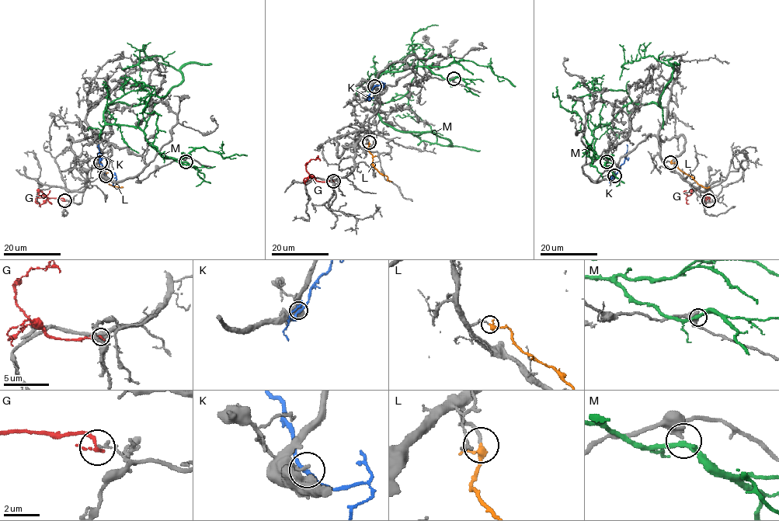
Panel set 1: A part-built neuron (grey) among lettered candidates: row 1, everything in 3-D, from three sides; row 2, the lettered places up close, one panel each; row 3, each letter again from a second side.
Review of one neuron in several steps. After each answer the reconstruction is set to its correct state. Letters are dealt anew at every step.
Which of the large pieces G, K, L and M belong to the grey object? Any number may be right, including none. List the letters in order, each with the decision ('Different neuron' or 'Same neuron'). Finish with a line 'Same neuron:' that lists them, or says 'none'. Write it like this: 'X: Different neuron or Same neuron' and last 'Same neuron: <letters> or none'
G: Different neuron
K: Different neuron
L: Same neuron
M: Different neuron
Same neuron: L

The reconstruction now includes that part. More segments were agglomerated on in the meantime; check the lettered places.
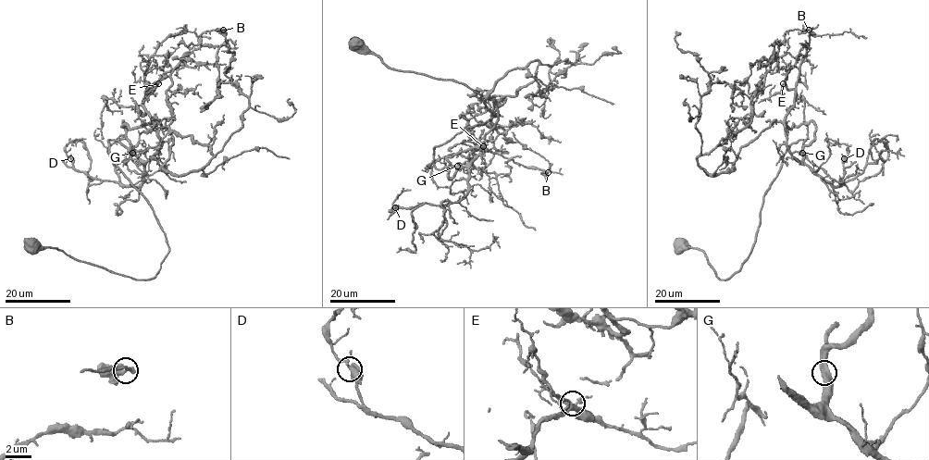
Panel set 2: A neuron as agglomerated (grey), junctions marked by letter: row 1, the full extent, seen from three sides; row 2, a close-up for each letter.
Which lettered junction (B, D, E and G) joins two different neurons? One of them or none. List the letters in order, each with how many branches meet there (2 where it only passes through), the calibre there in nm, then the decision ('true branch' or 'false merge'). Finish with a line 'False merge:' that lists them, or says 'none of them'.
B: 2 | 360 nm | true branch
D: 4 | 400 nm | true branch
E: 3 | 280 nm | true branch
G: 2 | 600 nm | true branch
False merge: none of them

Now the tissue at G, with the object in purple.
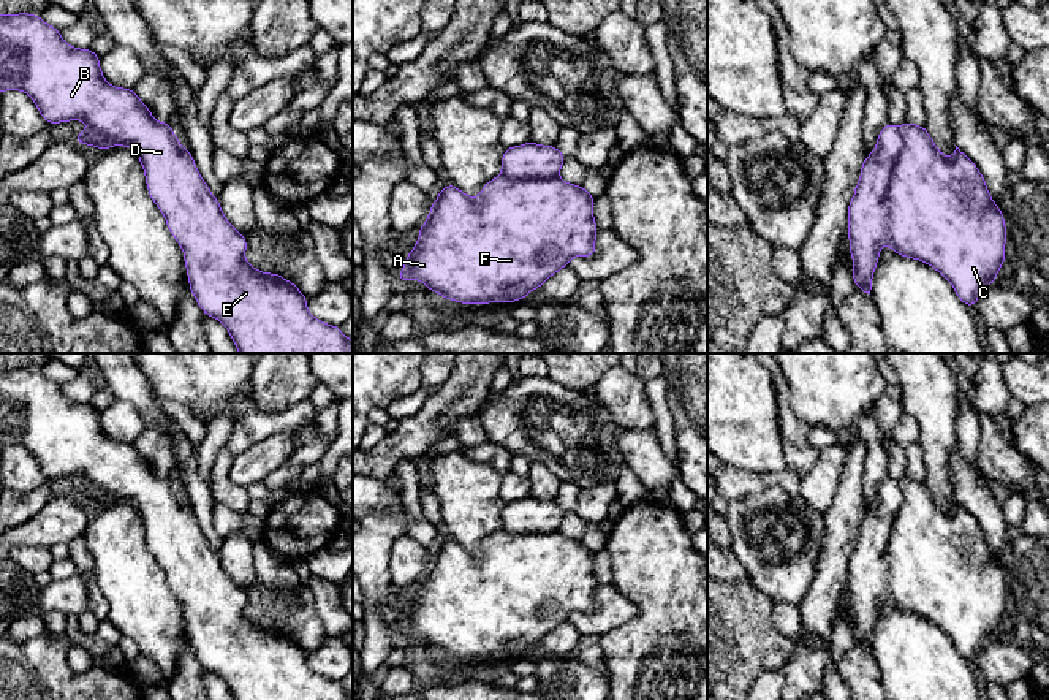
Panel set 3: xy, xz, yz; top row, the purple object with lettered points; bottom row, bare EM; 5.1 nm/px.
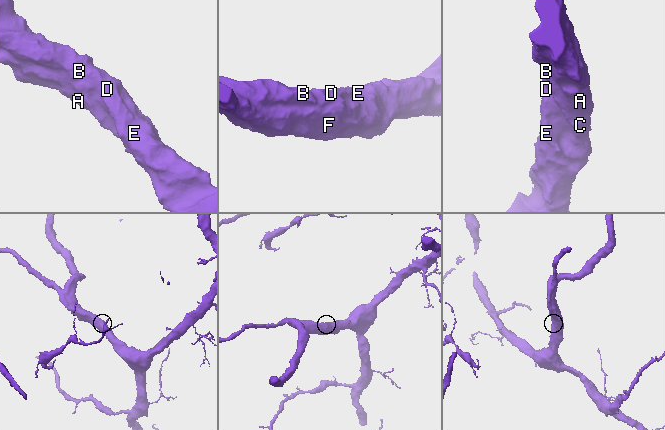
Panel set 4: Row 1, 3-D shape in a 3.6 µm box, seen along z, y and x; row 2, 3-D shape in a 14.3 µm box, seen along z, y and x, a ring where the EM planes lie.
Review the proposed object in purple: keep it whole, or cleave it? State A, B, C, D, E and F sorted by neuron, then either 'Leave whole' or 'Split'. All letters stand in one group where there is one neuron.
Groups: A B C D E F. Leave whole

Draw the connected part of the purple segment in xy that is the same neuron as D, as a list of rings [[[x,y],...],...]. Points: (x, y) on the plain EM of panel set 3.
[[[0,369],[0,448],[6,445],[25,447],[47,478],[68,475],[89,478],[90,481],[76,491],[81,500],[90,499],[101,507],[111,500],[136,505],[144,523],[147,546],[161,565],[169,588],[184,605],[188,640],[195,656],[207,671],[226,681],[234,700],[353,700],[340,681],[328,679],[309,667],[307,651],[293,637],[277,627],[258,626],[245,616],[247,594],[223,570],[220,556],[212,551],[209,540],[196,524],[191,507],[182,502],[169,477],[153,474],[133,443],[114,442],[104,434],[100,412],[92,404],[70,401],[60,391],[60,385],[46,379],[41,371]]]

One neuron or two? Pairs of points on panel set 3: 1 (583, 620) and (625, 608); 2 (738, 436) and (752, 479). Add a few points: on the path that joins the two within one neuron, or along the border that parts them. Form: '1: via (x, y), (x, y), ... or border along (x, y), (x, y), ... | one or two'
1: via (594, 620), (603, 620), (614, 610) | one
2: border along (723, 461), (757, 472), (777, 472), (785, 467) | two

